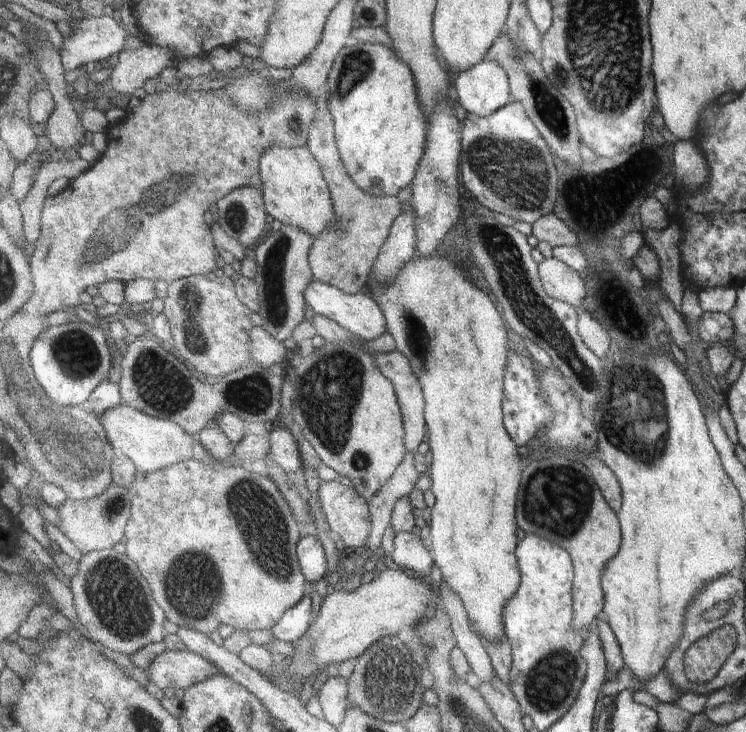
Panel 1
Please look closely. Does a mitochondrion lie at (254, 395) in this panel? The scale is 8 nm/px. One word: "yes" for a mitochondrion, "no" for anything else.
yes

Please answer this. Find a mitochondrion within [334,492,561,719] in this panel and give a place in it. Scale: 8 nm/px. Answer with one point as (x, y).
(393, 693)

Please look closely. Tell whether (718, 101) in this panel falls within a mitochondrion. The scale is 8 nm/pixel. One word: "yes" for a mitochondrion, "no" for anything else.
no

